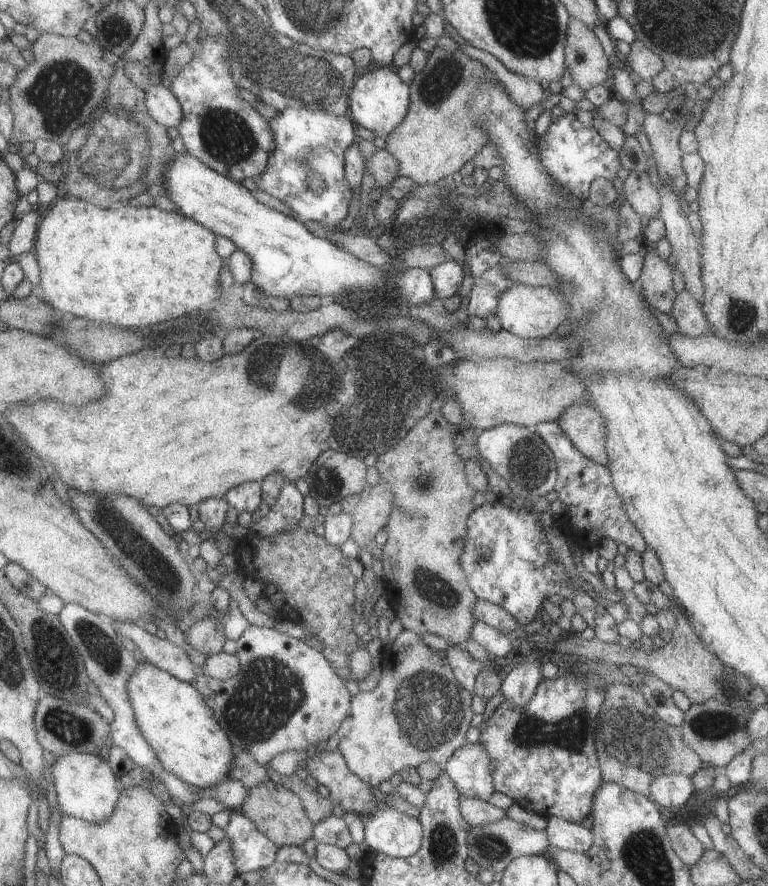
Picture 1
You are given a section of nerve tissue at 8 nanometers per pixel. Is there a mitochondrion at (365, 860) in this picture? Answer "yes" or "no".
no

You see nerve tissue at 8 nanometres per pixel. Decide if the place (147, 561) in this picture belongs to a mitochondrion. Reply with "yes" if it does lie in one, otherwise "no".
yes

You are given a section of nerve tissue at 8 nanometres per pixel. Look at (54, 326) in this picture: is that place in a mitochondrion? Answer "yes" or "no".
no

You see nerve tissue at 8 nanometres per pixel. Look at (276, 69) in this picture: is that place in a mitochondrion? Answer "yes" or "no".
yes

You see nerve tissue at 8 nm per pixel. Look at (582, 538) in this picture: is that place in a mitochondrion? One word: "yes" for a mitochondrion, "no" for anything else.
no

